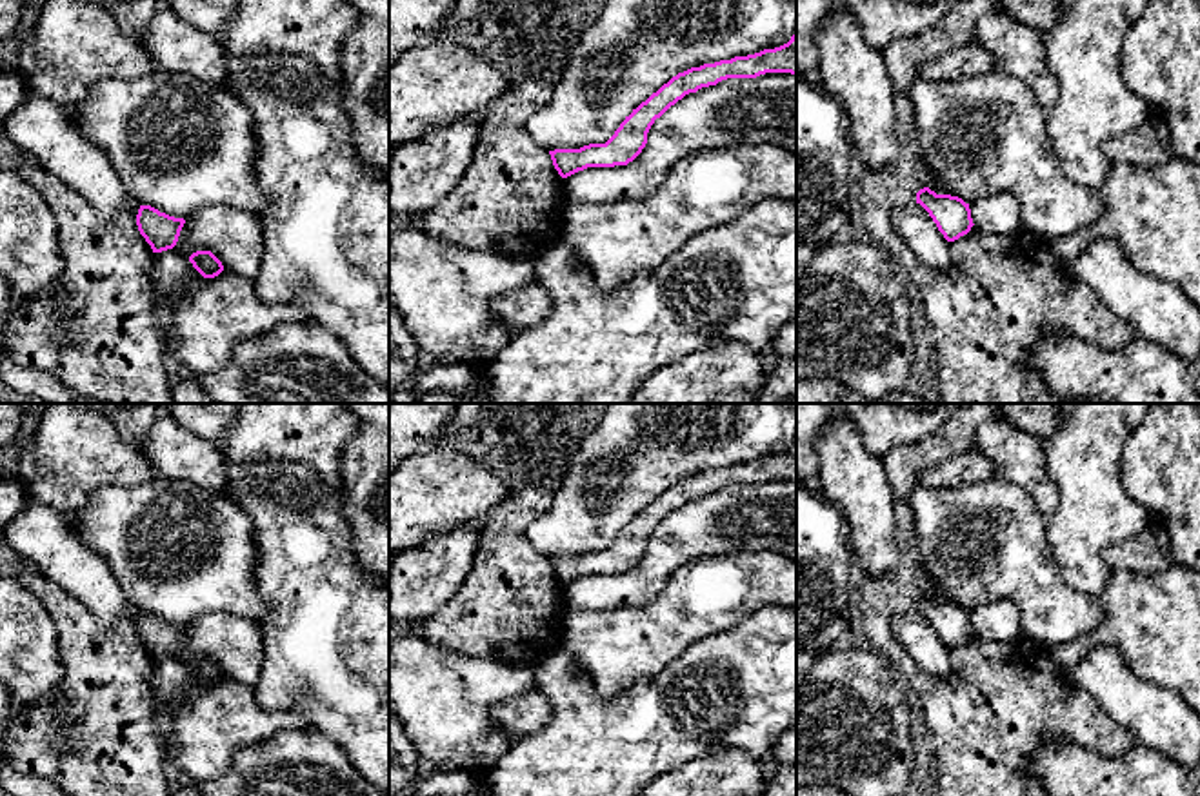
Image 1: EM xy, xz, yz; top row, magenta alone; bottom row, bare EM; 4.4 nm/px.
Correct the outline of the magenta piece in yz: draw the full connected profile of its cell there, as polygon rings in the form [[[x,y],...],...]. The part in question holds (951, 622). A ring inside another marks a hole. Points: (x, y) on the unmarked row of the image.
[[[924,594],[916,600],[916,611],[929,620],[947,649],[958,647],[975,632],[969,611],[958,603],[936,602],[929,594]]]

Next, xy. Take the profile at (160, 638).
[[[140,612],[136,622],[138,638],[151,652],[153,660],[173,656],[184,631],[184,625],[169,623],[151,612]]]

